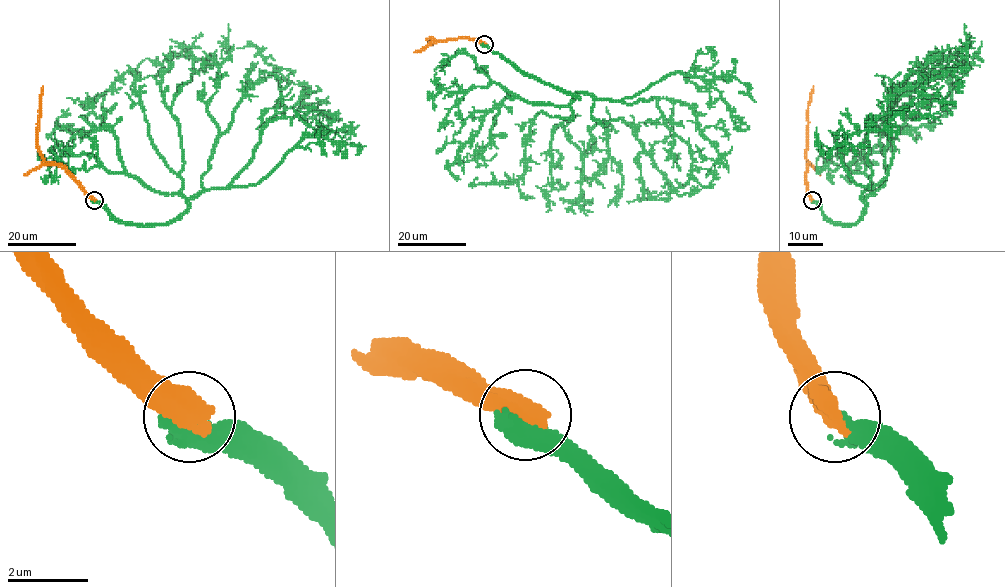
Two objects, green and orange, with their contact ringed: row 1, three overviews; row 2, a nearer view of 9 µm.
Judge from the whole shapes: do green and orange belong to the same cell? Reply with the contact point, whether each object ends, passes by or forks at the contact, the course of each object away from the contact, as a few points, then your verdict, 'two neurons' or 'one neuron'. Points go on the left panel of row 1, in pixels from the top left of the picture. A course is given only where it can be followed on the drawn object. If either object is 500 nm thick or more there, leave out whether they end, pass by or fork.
place (94, 200); course green (94, 200), (138, 225), (163, 225), (187, 210), (244, 92), (280, 70), (254, 46), (237, 47); course orange (94, 200), (63, 168), (46, 163), (39, 152), (38, 115), (42, 86); two neurons

